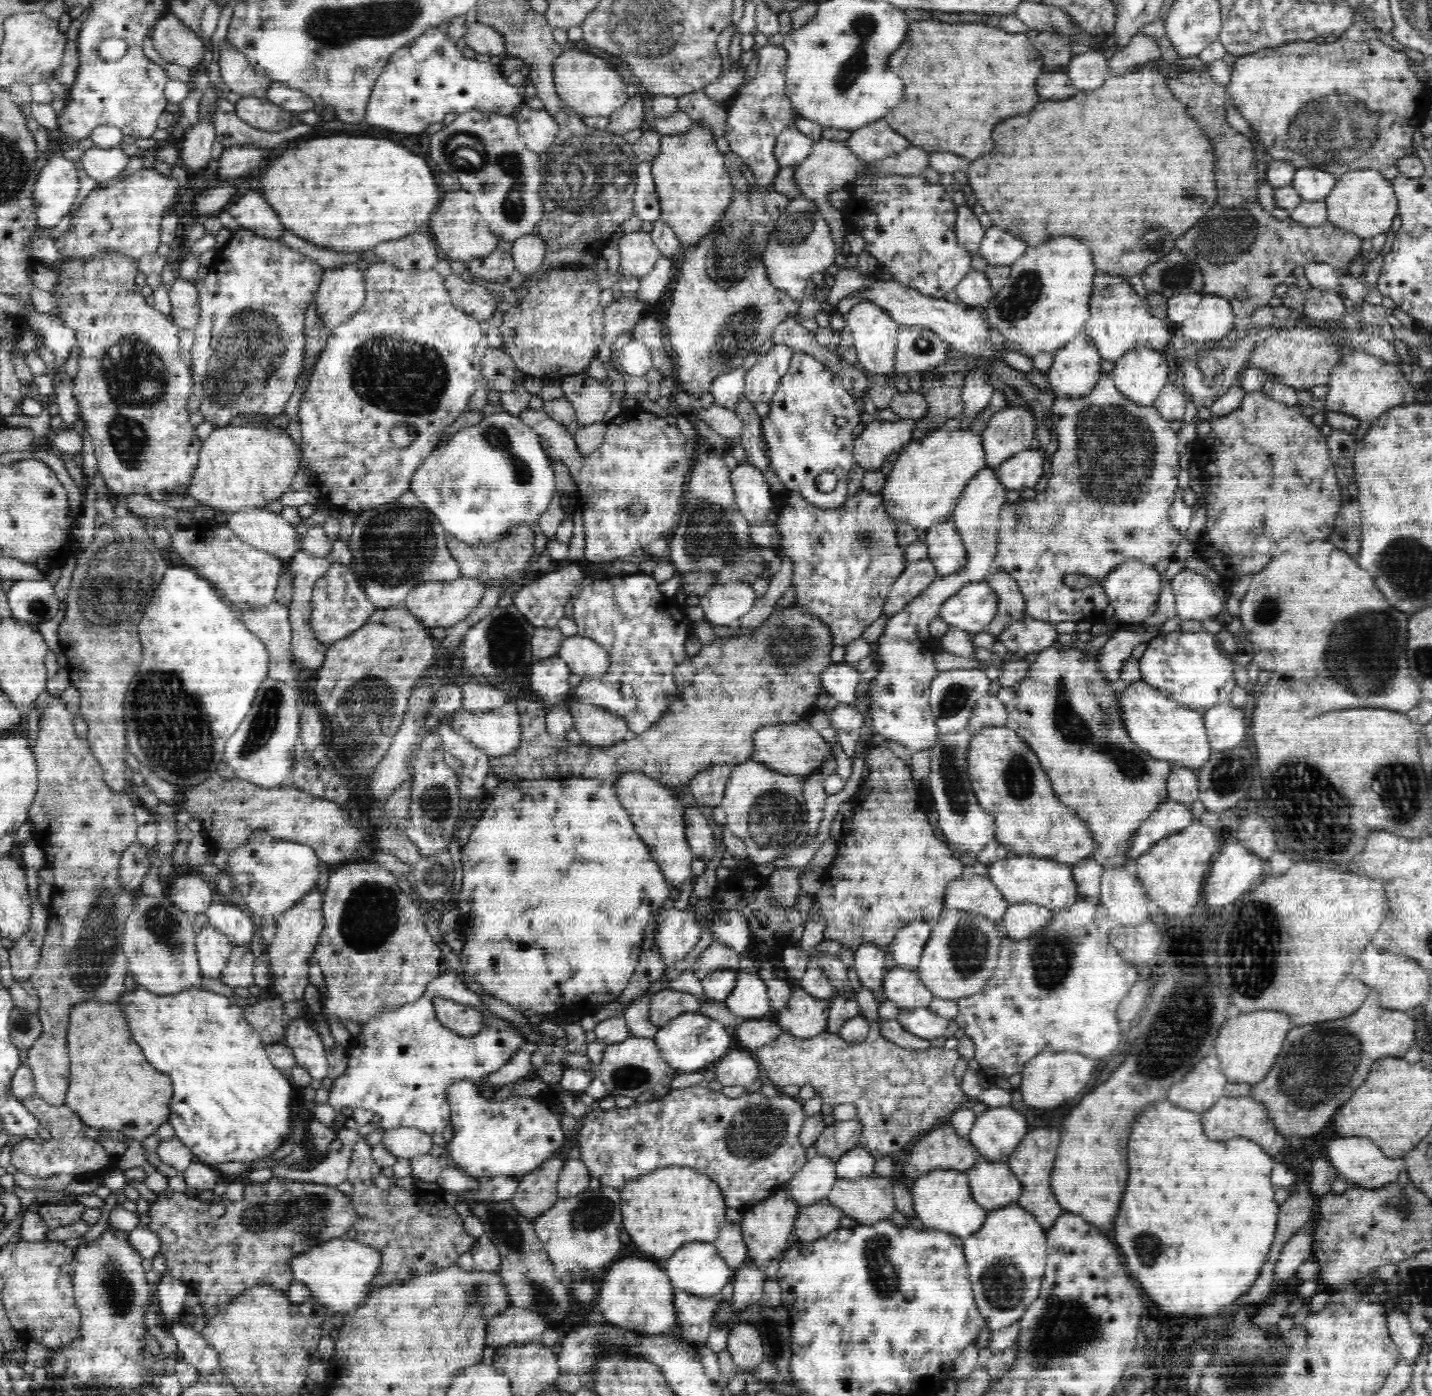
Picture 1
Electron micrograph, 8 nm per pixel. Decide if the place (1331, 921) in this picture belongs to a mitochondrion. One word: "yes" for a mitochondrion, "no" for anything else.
no

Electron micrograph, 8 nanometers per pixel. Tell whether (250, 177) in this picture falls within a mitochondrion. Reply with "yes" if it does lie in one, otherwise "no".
no

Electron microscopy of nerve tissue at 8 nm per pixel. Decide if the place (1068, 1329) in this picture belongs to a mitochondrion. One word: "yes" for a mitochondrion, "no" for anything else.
yes

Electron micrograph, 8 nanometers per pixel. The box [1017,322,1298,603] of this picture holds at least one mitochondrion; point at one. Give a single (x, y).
(1117, 451)

